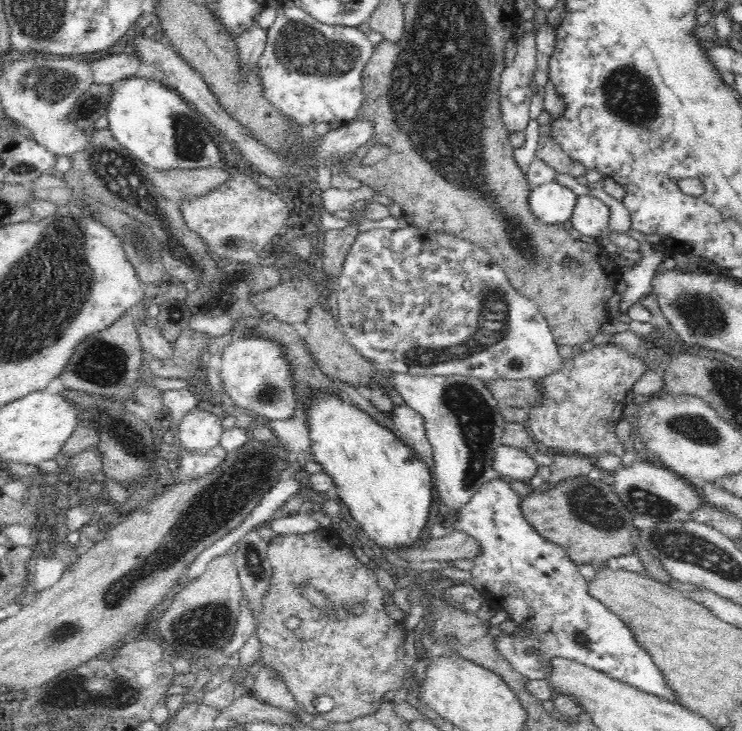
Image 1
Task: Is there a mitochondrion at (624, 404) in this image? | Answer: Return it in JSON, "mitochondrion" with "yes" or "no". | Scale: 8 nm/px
{"mitochondrion":"no"}

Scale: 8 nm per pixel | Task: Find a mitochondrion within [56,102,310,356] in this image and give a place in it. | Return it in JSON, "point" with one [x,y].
{"point":[112,168]}

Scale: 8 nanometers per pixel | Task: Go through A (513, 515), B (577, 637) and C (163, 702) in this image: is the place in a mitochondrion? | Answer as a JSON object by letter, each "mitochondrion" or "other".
{"A":"other","B":"mitochondrion","C":"other"}

